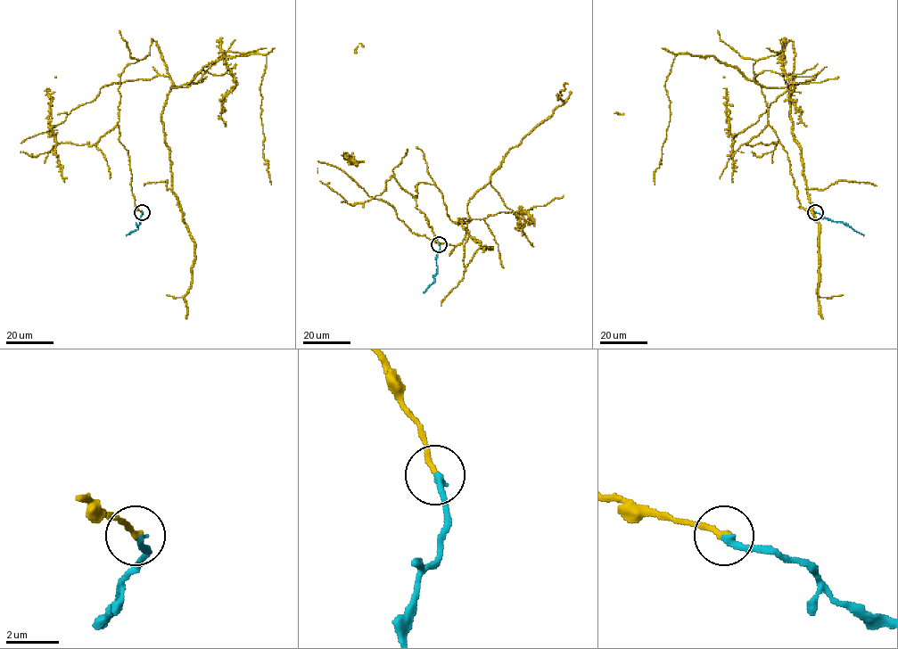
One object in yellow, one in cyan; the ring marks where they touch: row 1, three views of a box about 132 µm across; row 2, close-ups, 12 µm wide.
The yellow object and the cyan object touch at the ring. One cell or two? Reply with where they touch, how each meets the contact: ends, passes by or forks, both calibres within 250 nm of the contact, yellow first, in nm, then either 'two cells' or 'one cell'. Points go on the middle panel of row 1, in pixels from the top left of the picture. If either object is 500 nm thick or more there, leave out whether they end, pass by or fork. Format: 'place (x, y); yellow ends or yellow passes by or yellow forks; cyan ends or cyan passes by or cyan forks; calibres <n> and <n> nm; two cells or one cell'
place (439, 244); yellow ends; cyan ends; calibres 220 and 280 nm; two cells

